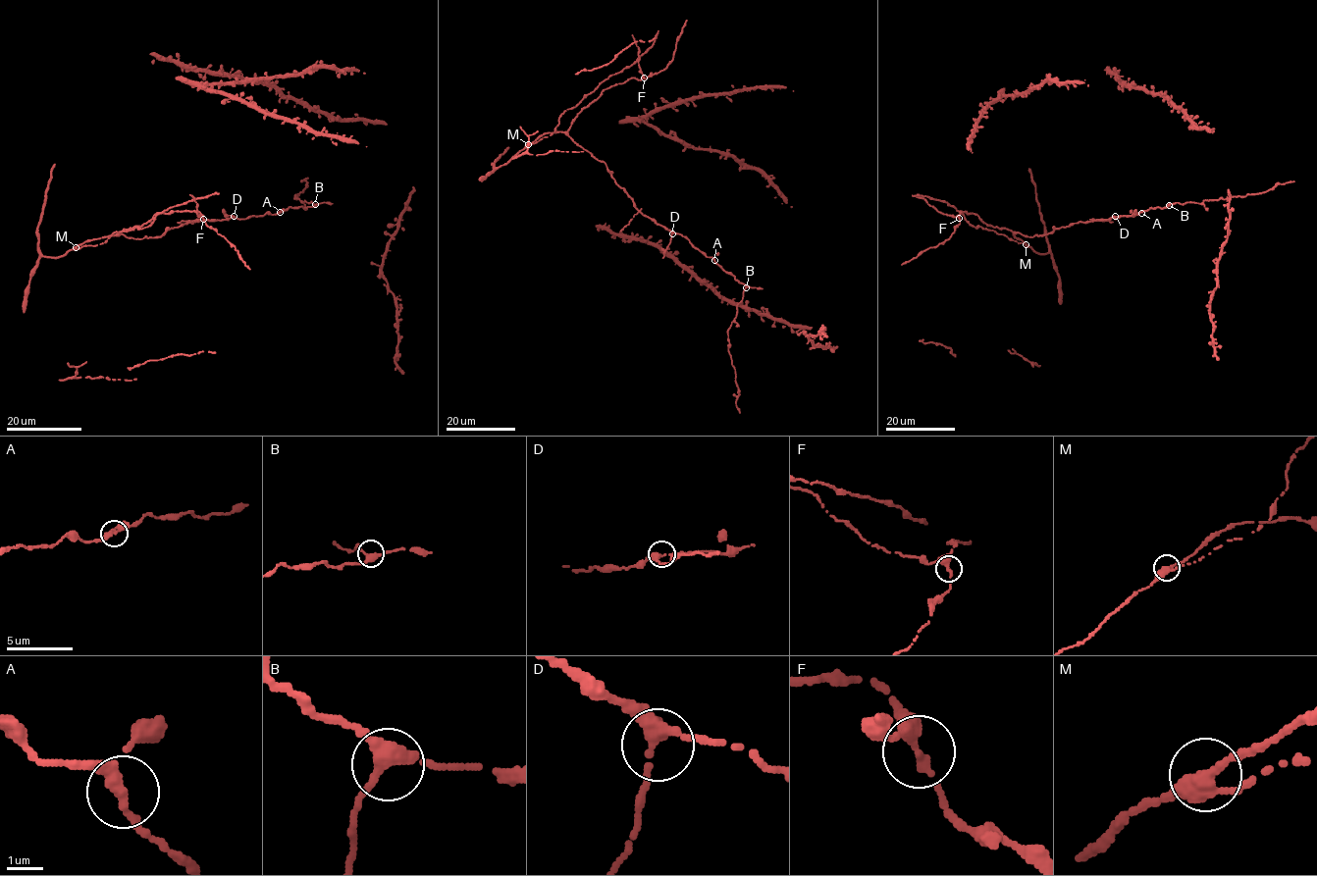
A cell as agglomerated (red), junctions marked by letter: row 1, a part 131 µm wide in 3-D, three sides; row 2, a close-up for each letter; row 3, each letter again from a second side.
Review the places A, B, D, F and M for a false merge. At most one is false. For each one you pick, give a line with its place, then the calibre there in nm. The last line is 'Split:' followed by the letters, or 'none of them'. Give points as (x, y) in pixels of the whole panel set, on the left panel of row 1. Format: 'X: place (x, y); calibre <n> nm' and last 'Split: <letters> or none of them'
Split: none of them

